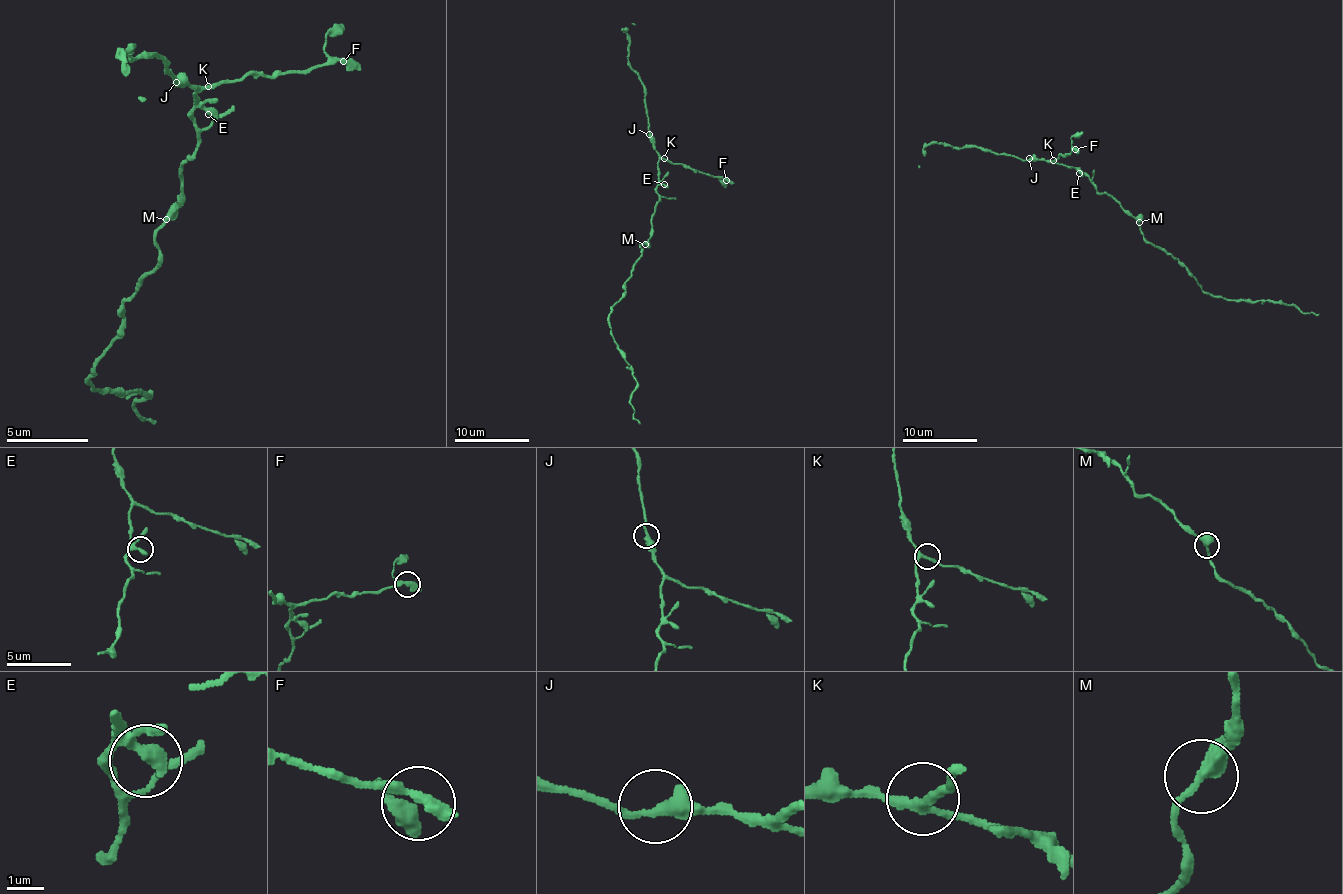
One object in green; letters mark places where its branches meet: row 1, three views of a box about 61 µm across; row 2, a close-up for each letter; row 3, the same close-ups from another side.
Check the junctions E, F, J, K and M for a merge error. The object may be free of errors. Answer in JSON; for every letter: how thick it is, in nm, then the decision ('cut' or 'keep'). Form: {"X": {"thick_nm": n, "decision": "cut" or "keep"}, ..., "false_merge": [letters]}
{"E": {"thick_nm": 280, "decision": "keep"}, "F": {"thick_nm": 360, "decision": "keep"}, "J": {"thick_nm": 360, "decision": "keep"}, "K": {"thick_nm": 240, "decision": "keep"}, "M": {"thick_nm": 320, "decision": "cut"}, "false_merge": ["M"]}

